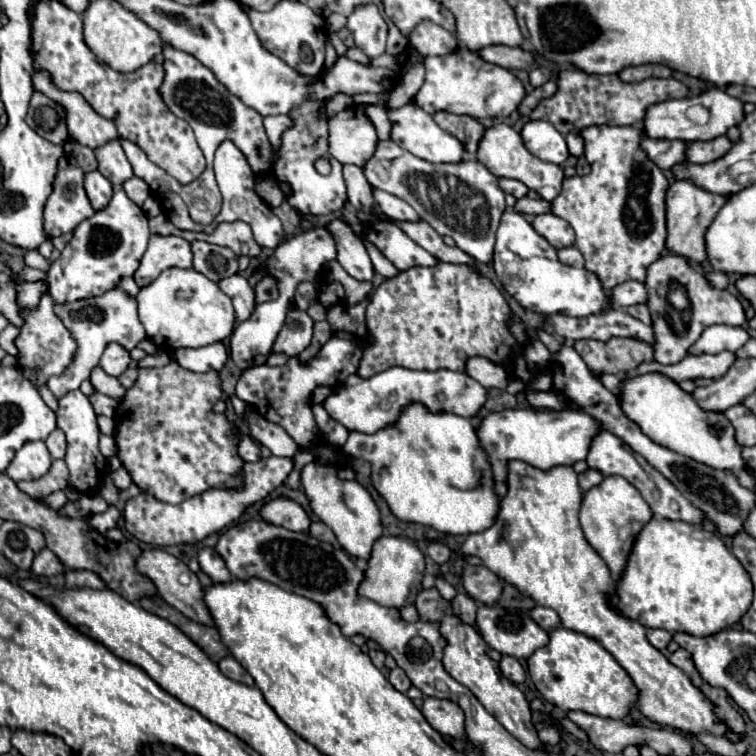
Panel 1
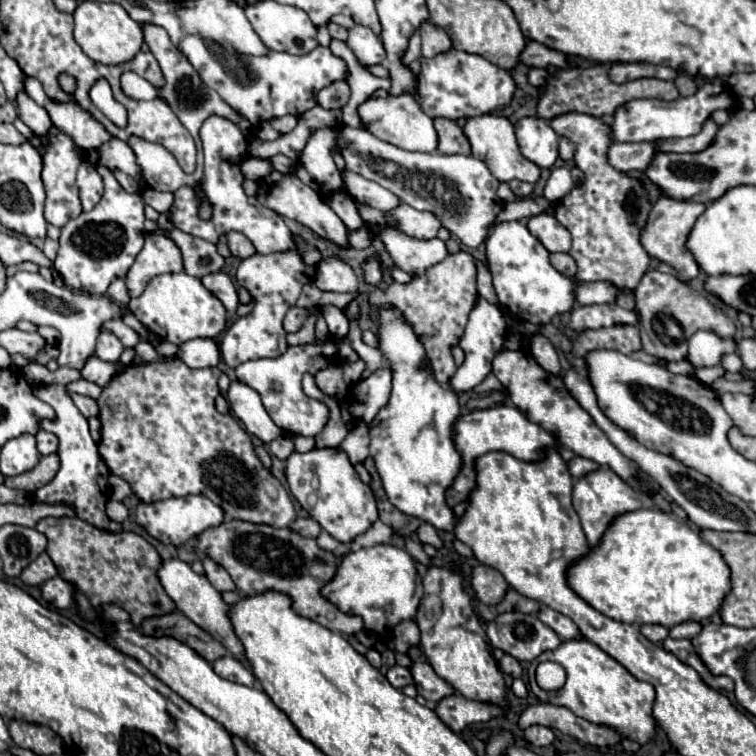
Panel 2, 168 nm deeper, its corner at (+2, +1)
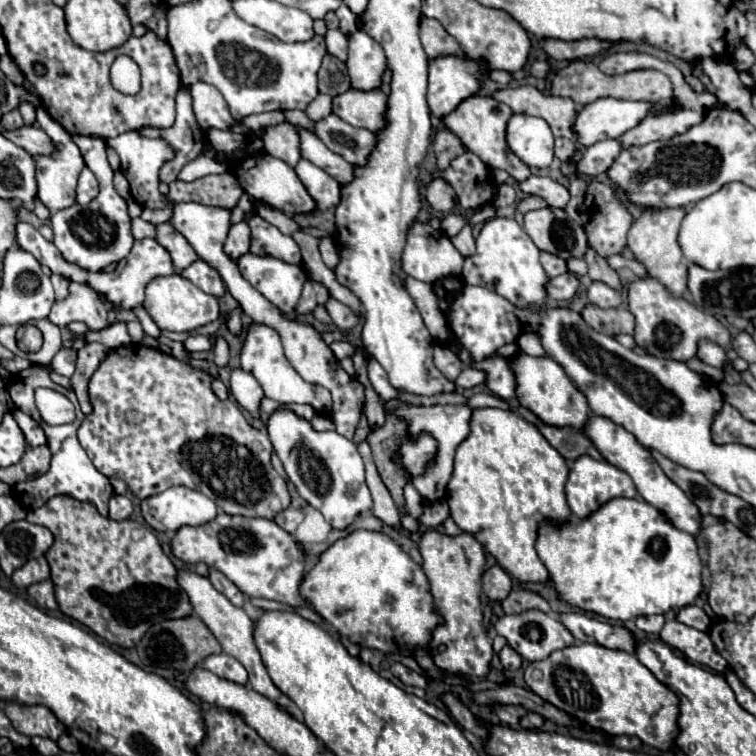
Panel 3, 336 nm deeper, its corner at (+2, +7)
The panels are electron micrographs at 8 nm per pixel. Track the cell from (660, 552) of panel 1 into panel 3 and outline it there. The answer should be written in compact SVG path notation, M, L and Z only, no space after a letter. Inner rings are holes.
M615 497L577 523L545 521L539 527L535 549L549 571L549 579L555 585L559 599L605 619L627 621L641 615L663 615L669 609L681 609L695 603L703 591L703 563L695 537L675 529L653 505L643 499Z

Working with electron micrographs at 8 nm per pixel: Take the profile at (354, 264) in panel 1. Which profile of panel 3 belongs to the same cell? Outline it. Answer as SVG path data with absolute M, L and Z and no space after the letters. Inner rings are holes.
M263 153L259 157L247 157L243 163L239 163L237 179L239 179L243 191L247 191L251 197L255 197L257 201L265 201L267 205L271 205L287 215L299 215L299 213L305 215L315 209L315 201L309 197L307 189L303 187L303 183L299 181L297 173L295 173L295 169L289 167L285 161L275 159L267 153Z

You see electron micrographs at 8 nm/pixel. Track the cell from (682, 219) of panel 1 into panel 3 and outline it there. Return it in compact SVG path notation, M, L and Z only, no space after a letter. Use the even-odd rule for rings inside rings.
M671 207L671 209L657 209L657 211L643 211L641 217L631 225L627 247L635 255L635 259L645 265L647 277L653 277L673 293L673 297L681 297L687 291L687 265L689 261L681 253L681 247L677 243L677 233L681 219L685 217L683 207Z

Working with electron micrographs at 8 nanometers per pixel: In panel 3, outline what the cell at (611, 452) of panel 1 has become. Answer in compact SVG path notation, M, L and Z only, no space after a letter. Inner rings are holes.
M525 353L513 357L513 371L517 375L517 399L523 407L533 411L541 421L555 427L573 425L581 429L589 419L589 405L585 395L571 383L563 367L551 357L529 357Z

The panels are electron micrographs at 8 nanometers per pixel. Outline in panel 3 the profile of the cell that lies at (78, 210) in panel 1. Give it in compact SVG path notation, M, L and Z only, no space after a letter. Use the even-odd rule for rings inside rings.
M43 107L37 109L37 121L39 121L41 129L45 129L47 135L57 143L55 155L41 155L41 157L35 159L35 169L37 169L37 197L53 213L53 211L71 207L75 203L77 177L79 177L81 169L85 167L85 161L83 161L77 145L71 141L71 135L59 123L55 123Z

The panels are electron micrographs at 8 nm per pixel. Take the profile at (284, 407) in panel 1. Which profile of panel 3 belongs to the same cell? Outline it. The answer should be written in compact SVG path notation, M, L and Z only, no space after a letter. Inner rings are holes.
M259 323L249 325L247 337L245 337L245 343L241 349L241 369L249 371L259 381L259 385L263 387L265 397L269 397L277 403L283 403L283 405L307 403L307 405L313 405L317 413L331 413L332 398L330 392L320 385L312 385L301 378L297 371L291 367L291 363L287 361L277 331L267 327L267 325L259 325Z

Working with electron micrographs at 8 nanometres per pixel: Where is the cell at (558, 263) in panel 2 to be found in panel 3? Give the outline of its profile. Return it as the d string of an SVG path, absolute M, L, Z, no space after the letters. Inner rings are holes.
M541 253L539 261L541 261L547 277L557 277L557 275L563 275L563 273L567 271L567 263L565 263L561 257L557 257L557 255Z

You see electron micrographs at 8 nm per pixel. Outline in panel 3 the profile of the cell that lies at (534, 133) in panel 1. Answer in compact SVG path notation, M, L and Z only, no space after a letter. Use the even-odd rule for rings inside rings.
M511 115L507 145L529 167L549 167L553 161L553 133L549 125L531 115Z

